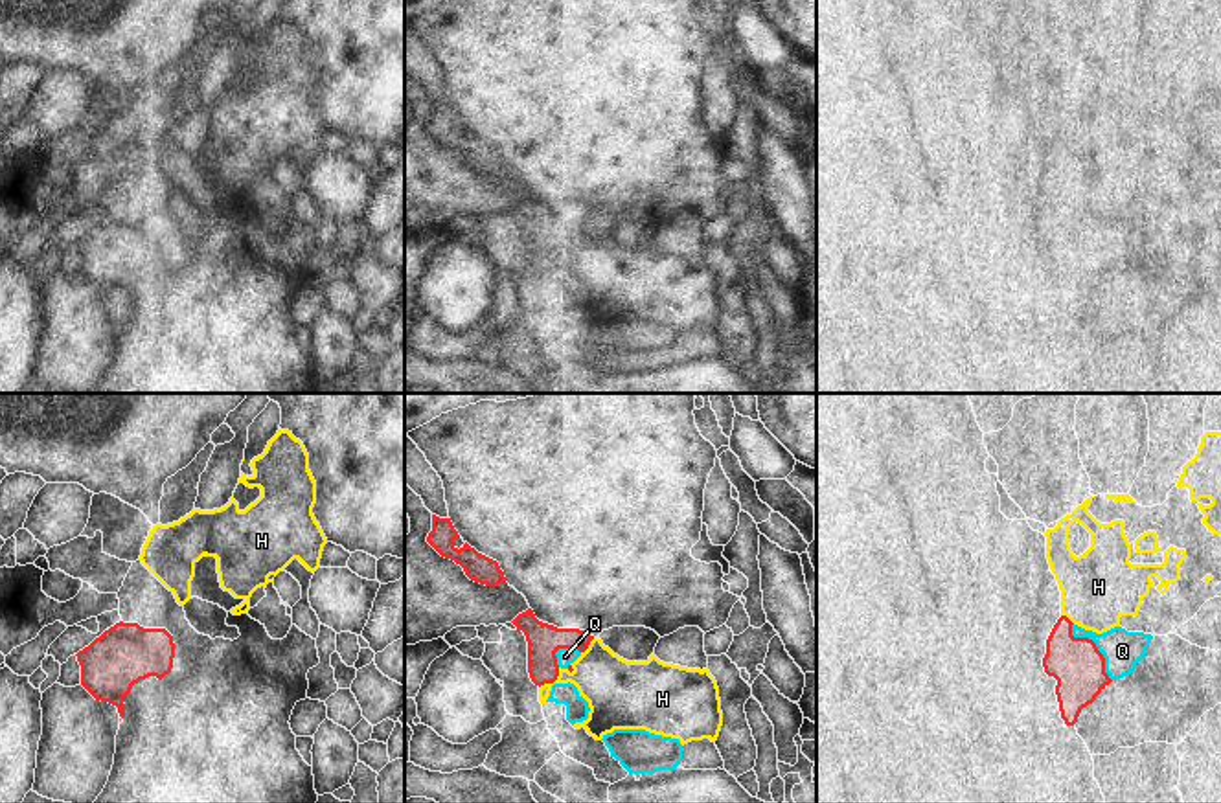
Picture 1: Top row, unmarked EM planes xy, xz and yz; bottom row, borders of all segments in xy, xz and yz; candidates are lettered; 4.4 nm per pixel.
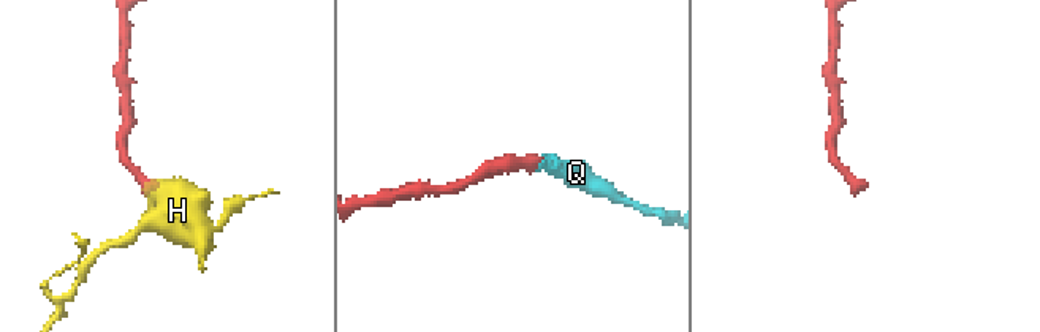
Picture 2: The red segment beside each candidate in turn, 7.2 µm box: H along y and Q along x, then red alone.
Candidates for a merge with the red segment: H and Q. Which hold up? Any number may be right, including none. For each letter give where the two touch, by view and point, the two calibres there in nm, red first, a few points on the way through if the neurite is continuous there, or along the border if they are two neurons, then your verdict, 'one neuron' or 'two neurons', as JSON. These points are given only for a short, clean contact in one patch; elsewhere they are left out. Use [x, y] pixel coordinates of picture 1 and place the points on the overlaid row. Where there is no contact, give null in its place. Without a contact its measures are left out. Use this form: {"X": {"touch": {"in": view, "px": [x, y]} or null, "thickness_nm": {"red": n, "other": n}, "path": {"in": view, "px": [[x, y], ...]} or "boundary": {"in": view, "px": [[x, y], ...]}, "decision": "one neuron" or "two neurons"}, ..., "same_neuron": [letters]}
{"H": {"touch": {"in": "xz", "px": [552, 682]}, "thickness_nm": {"red": 150, "other": 240}, "boundary": {"in": "xz", "px": [[559, 667], [559, 675], [539, 688]]}, "decision": "two neurons"}, "Q": {"touch": {"in": "yz", "px": [1095, 645]}, "thickness_nm": {"red": 220, "other": 170}, "decision": "one neuron"}, "same_neuron": ["Q"]}

